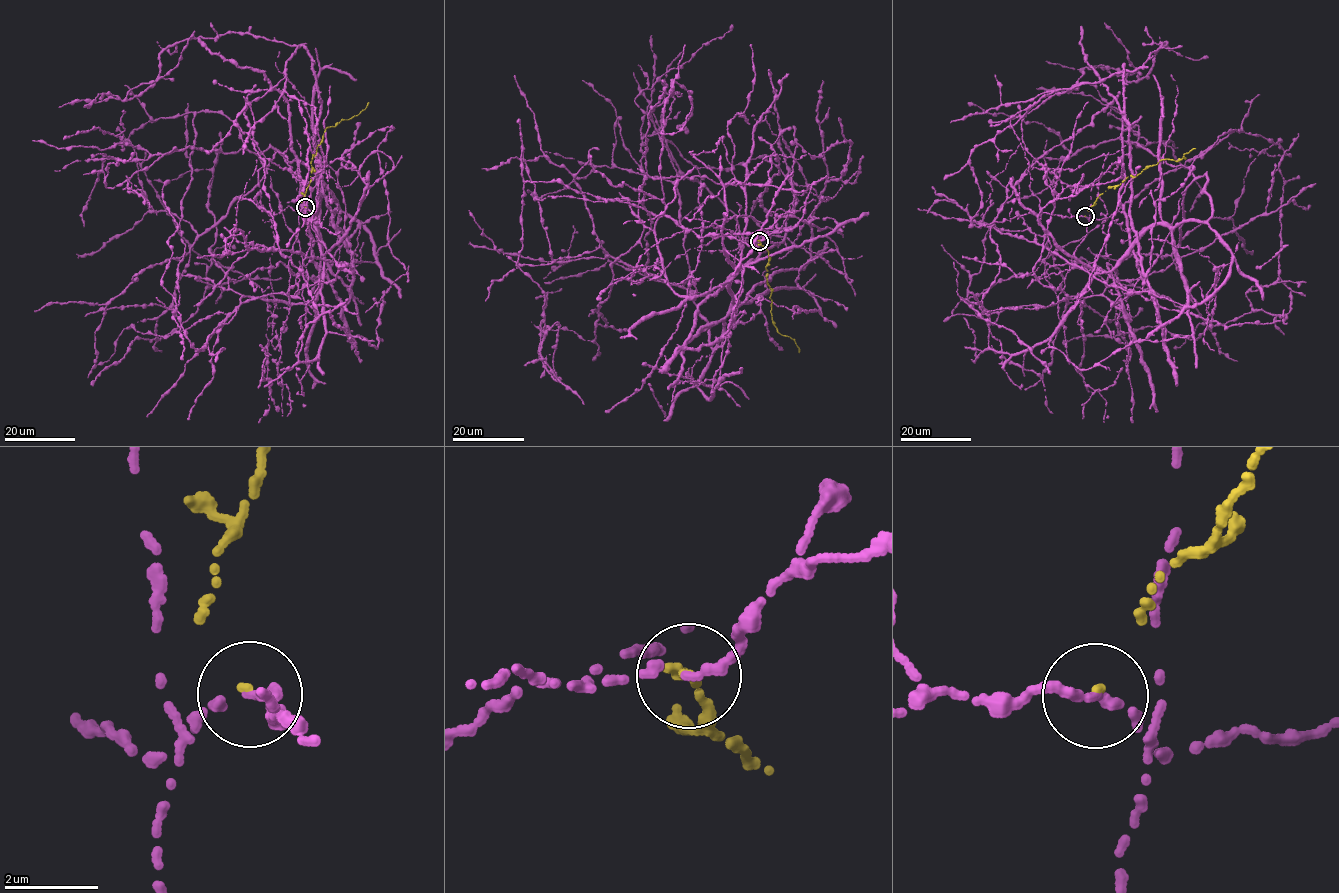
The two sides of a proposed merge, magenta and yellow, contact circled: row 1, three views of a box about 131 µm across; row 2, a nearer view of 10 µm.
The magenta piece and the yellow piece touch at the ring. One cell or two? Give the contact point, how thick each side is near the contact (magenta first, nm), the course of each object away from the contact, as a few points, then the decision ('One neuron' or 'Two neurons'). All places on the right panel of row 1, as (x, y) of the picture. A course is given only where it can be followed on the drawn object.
Place: (1085, 216). Thickness 280 nm (magenta) against 90 nm. Course of magenta: (1085, 216), (1058, 298), (1231, 271), (1033, 270), (1010, 118), (1168, 44), (1104, 22). Course of yellow: (1085, 216), (1101, 194), (1128, 176), (1135, 176), (1160, 160), (1185, 158), (1184, 154), (1195, 148). Two neurons

